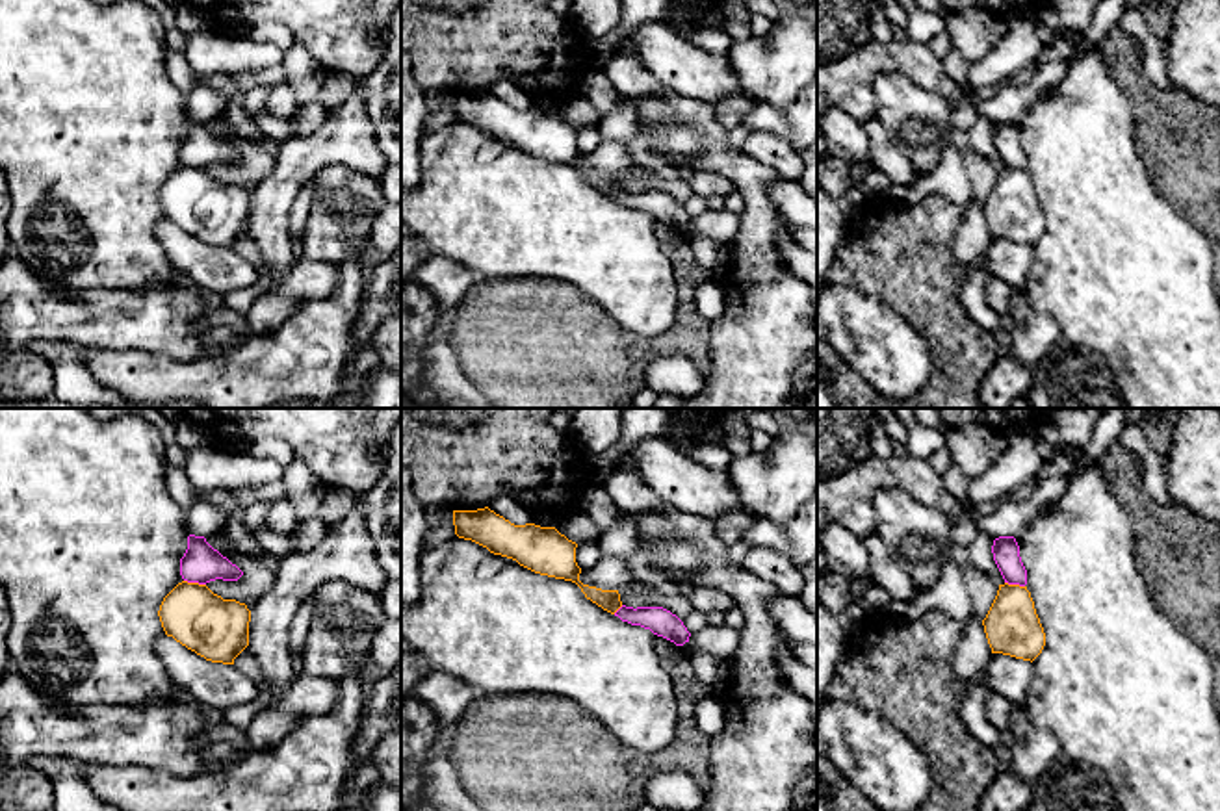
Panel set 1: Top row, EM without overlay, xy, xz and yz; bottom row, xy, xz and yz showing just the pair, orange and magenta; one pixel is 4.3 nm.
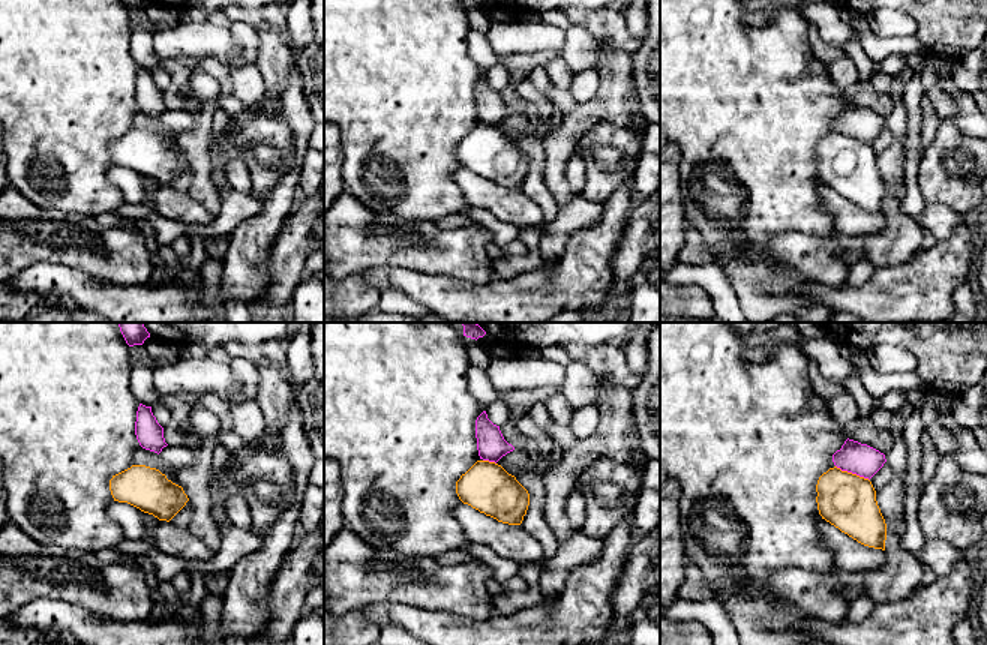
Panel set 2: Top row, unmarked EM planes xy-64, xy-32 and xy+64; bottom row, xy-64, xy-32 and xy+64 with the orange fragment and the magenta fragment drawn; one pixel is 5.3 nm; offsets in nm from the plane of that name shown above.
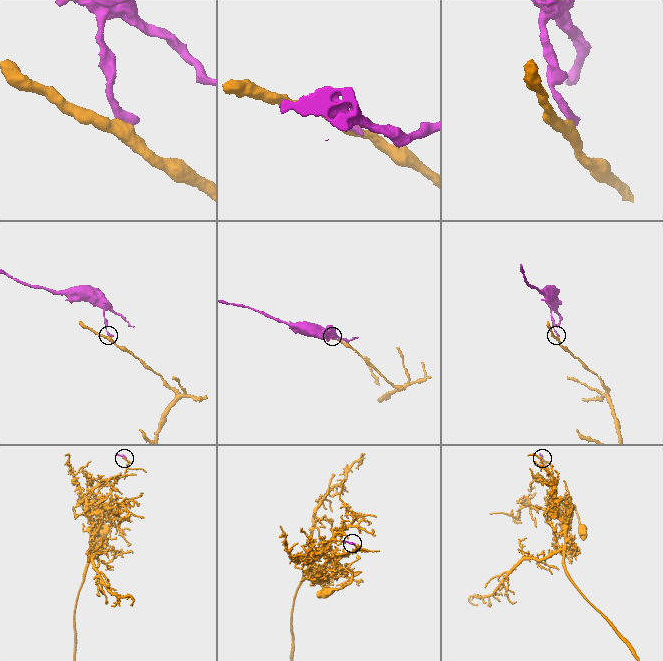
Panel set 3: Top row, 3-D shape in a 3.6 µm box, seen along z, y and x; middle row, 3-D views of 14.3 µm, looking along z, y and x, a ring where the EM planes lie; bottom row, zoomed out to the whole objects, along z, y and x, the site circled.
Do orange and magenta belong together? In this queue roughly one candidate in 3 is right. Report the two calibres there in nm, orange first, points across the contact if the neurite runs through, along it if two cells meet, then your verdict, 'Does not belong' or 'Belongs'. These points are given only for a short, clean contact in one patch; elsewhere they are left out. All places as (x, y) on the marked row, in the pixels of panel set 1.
Thickness 280 nm (orange) against 170 nm. Boundary: xy (184, 579), (205, 585). Does not belong

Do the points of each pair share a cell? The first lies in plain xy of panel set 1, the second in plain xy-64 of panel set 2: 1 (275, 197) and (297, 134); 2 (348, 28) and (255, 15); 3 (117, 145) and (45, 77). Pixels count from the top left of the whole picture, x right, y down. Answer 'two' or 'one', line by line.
1: two
2: one
3: one

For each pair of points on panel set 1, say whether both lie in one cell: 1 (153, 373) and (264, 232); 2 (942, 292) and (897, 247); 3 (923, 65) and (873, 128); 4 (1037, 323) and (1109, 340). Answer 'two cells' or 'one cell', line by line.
1: two cells
2: one cell
3: two cells
4: two cells

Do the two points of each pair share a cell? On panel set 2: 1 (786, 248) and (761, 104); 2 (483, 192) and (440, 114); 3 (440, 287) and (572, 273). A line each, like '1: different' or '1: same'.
1: different
2: different
3: same

